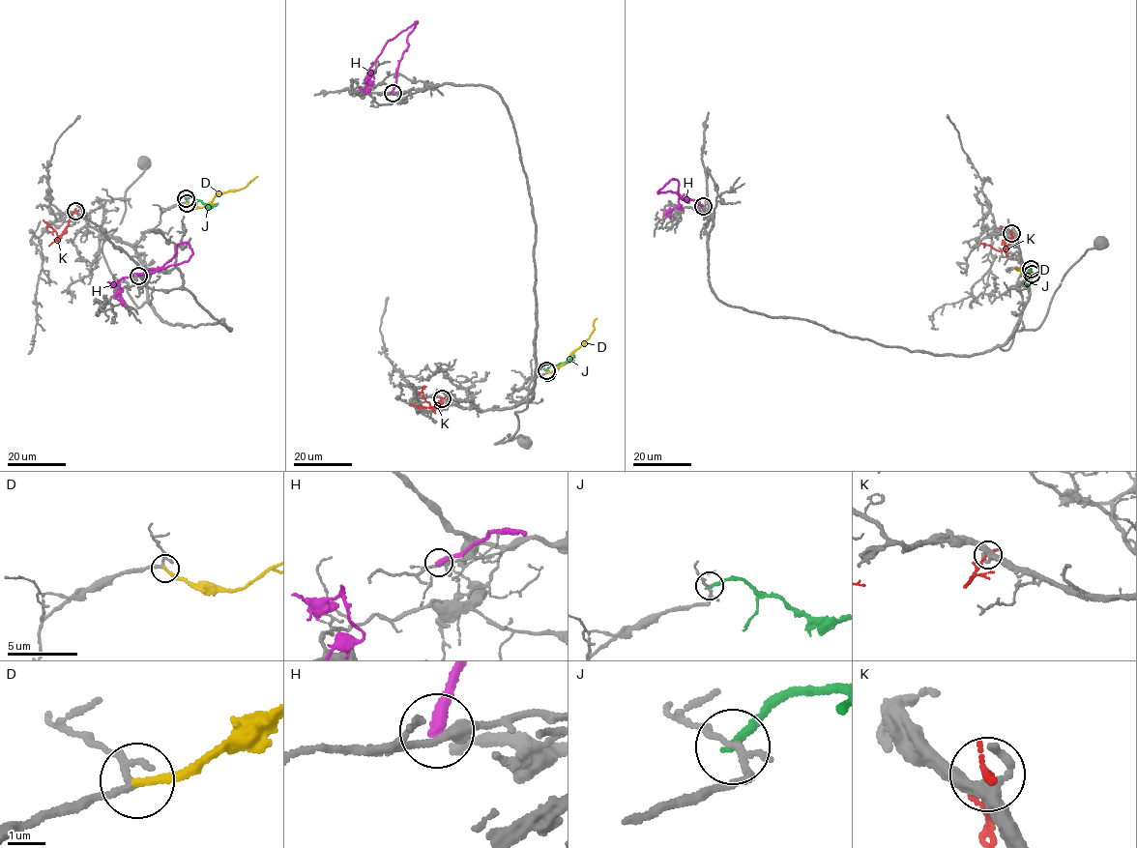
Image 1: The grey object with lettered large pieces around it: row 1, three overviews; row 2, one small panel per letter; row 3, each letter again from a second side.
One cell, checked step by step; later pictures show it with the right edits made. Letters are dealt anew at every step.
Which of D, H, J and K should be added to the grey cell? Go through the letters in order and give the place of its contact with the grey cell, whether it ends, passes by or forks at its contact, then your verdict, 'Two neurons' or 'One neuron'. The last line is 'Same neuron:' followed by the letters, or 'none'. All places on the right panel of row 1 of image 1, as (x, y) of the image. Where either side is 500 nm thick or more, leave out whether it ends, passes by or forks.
D: Touches grey at (1032, 274). It ends there. One neuron
H: Touches grey at (703, 206). It ends there. Two neurons
J: Touches grey at (1031, 269). It ends there. Two neurons
K: Touches grey at (1011, 233). It ends there. Two neurons
Same neuron: D

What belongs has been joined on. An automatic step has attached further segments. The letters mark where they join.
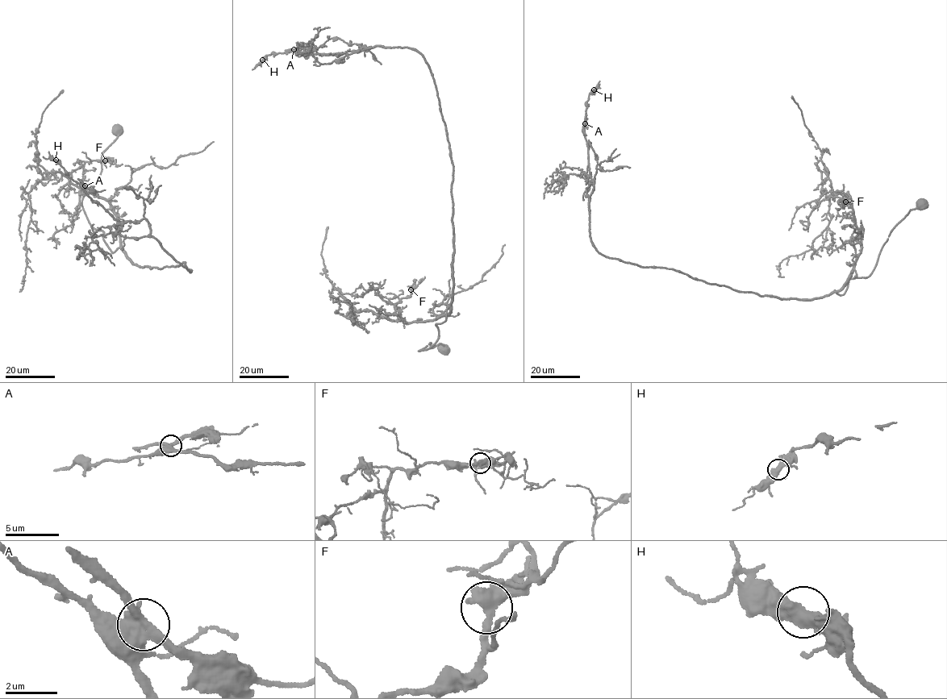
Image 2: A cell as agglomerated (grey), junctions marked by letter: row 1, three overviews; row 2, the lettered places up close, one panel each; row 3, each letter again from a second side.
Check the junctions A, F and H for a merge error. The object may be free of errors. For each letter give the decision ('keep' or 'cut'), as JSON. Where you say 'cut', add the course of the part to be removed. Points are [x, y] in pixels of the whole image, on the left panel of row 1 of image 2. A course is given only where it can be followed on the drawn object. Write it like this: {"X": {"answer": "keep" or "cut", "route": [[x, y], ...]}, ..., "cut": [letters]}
{"A": {"answer": "cut", "route": [[85, 185], [97, 191], [105, 189]]}, "F": {"answer": "keep"}, "H": {"answer": "keep"}, "cut": ["A"]}

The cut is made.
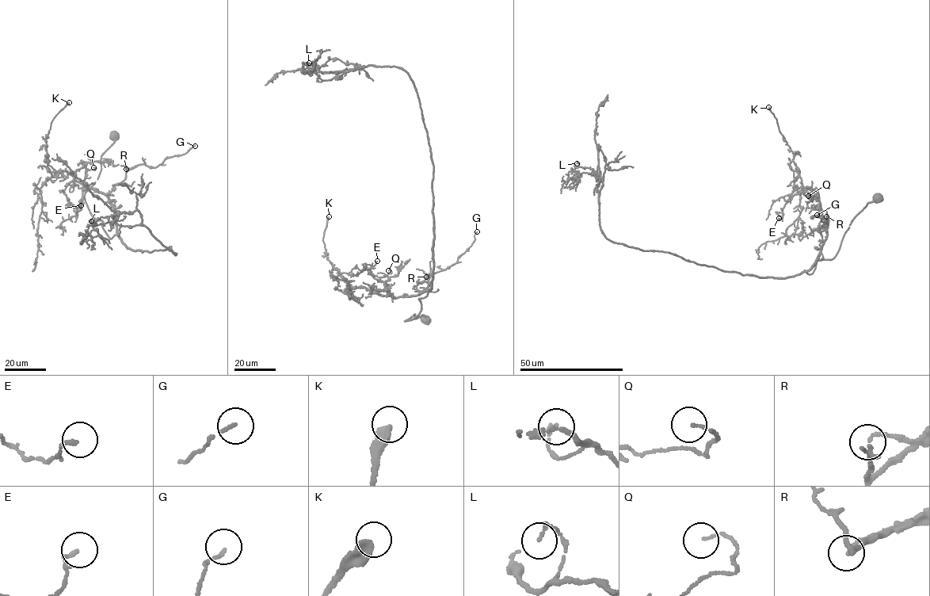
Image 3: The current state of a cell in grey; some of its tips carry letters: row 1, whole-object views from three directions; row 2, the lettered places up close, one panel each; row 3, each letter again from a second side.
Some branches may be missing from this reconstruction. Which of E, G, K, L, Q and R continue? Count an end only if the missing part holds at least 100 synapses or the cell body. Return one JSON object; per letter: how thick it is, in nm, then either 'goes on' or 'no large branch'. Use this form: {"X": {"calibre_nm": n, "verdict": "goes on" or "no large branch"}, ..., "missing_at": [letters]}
{"E": {"calibre_nm": 150, "verdict": "no large branch"}, "G": {"calibre_nm": 110, "verdict": "no large branch"}, "K": {"calibre_nm": 360, "verdict": "no large branch"}, "L": {"calibre_nm": 140, "verdict": "no large branch"}, "Q": {"calibre_nm": 100, "verdict": "no large branch"}, "R": {"calibre_nm": 130, "verdict": "no large branch"}, "missing_at": []}

